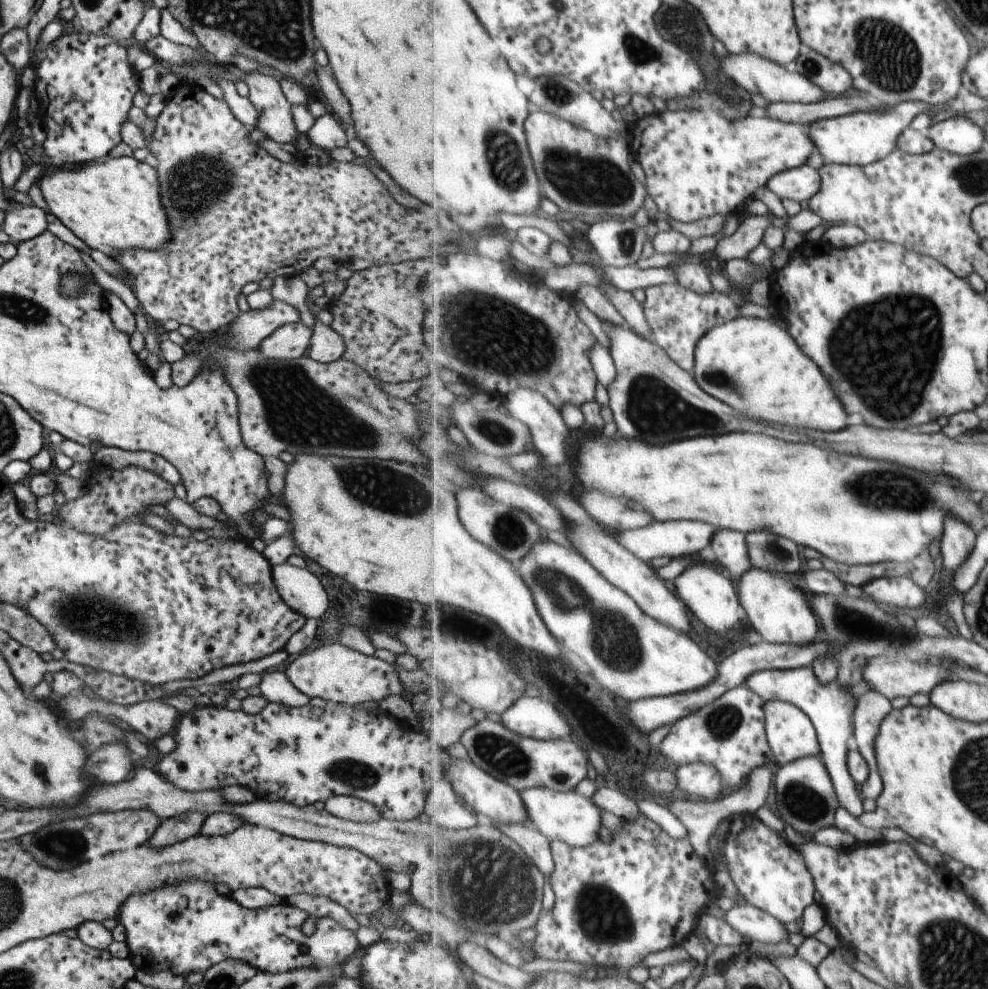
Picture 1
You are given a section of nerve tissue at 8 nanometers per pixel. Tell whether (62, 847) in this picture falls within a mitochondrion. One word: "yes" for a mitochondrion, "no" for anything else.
yes

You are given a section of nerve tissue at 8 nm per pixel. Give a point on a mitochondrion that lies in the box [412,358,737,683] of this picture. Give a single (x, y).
(612, 639)

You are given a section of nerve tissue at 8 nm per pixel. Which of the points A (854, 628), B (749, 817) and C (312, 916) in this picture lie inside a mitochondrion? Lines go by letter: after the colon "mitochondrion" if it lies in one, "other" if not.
A: mitochondrion
B: other
C: other

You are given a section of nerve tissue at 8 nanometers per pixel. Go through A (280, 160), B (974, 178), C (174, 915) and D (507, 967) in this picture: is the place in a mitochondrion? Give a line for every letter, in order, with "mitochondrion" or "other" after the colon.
A: other
B: mitochondrion
C: other
D: other

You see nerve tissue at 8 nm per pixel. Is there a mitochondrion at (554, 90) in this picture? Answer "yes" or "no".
yes

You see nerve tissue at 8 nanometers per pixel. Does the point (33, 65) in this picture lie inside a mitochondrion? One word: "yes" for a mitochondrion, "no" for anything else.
no

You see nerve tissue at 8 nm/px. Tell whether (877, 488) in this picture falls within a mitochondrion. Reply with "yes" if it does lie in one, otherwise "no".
yes

